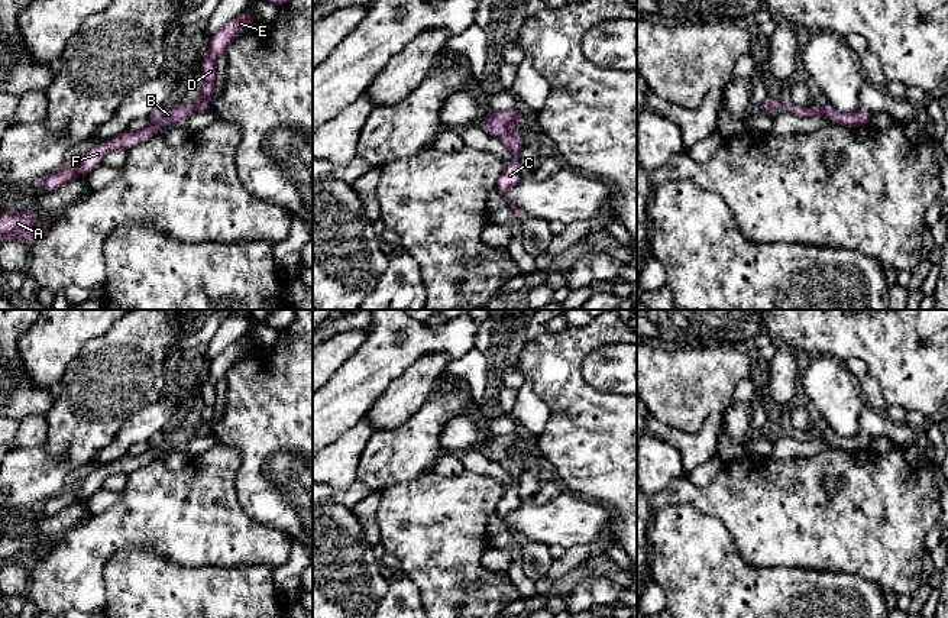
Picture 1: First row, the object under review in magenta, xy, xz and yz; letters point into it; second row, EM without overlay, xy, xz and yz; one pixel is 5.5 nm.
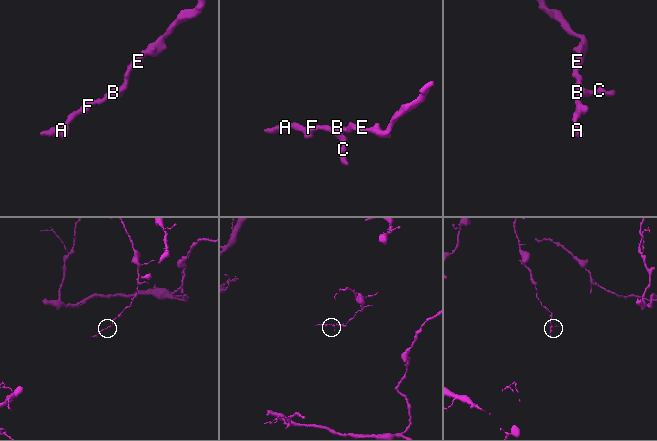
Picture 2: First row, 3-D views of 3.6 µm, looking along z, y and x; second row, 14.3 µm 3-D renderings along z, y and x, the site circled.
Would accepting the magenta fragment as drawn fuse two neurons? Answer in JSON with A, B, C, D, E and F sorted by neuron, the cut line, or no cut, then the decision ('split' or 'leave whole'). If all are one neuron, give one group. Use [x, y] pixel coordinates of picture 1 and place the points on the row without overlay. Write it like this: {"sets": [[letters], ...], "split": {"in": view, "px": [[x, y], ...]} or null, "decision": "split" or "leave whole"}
{"sets": [["A", "B", "C", "D", "E", "F"]], "split": null, "decision": "leave whole"}

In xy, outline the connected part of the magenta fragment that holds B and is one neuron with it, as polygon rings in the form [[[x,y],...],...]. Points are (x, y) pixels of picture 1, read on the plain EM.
[[[247,331],[237,342],[224,349],[210,365],[208,378],[201,384],[200,392],[203,399],[203,411],[200,421],[192,427],[175,428],[171,427],[159,437],[148,441],[149,446],[145,453],[133,457],[126,454],[124,457],[114,460],[103,467],[94,469],[85,473],[75,486],[69,486],[59,495],[48,498],[39,508],[42,517],[52,517],[62,511],[67,505],[75,502],[80,496],[90,499],[94,494],[103,489],[103,483],[109,475],[126,473],[148,466],[161,450],[181,450],[185,449],[188,440],[198,433],[206,433],[214,420],[214,404],[216,404],[216,386],[223,379],[233,363],[243,356],[247,349],[255,343],[255,334]]]

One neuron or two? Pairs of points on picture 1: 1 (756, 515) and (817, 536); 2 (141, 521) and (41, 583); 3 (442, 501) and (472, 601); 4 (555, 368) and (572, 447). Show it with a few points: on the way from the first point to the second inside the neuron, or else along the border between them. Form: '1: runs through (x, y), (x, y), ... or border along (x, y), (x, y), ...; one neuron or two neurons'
1: runs through (770, 515), (780, 515), (802, 526); one neuron
2: runs through (116, 528), (97, 537), (65, 569); one neuron
3: runs through (442, 527), (442, 578), (446, 582); one neuron
4: runs through (563, 388), (582, 411), (582, 427); one neuron

